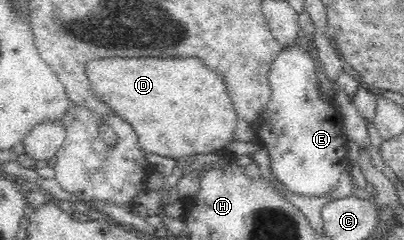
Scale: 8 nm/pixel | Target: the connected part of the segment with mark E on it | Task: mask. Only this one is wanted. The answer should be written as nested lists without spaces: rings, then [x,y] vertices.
[[[302,43],[299,45],[291,45],[291,47],[284,49],[280,55],[277,55],[277,59],[274,60],[268,73],[268,80],[271,88],[269,104],[260,116],[261,119],[255,129],[255,137],[261,144],[261,147],[268,151],[271,162],[270,170],[275,176],[275,179],[278,179],[278,181],[285,186],[287,191],[292,191],[297,195],[322,196],[331,193],[331,191],[334,191],[339,185],[339,177],[341,177],[343,171],[349,167],[350,163],[349,158],[347,158],[347,147],[345,146],[349,139],[346,137],[344,131],[344,118],[339,114],[337,106],[335,106],[331,100],[327,100],[323,95],[323,92],[321,92],[321,89],[319,88],[319,79],[317,78],[317,67],[315,65],[316,62],[310,57],[307,48]]]

